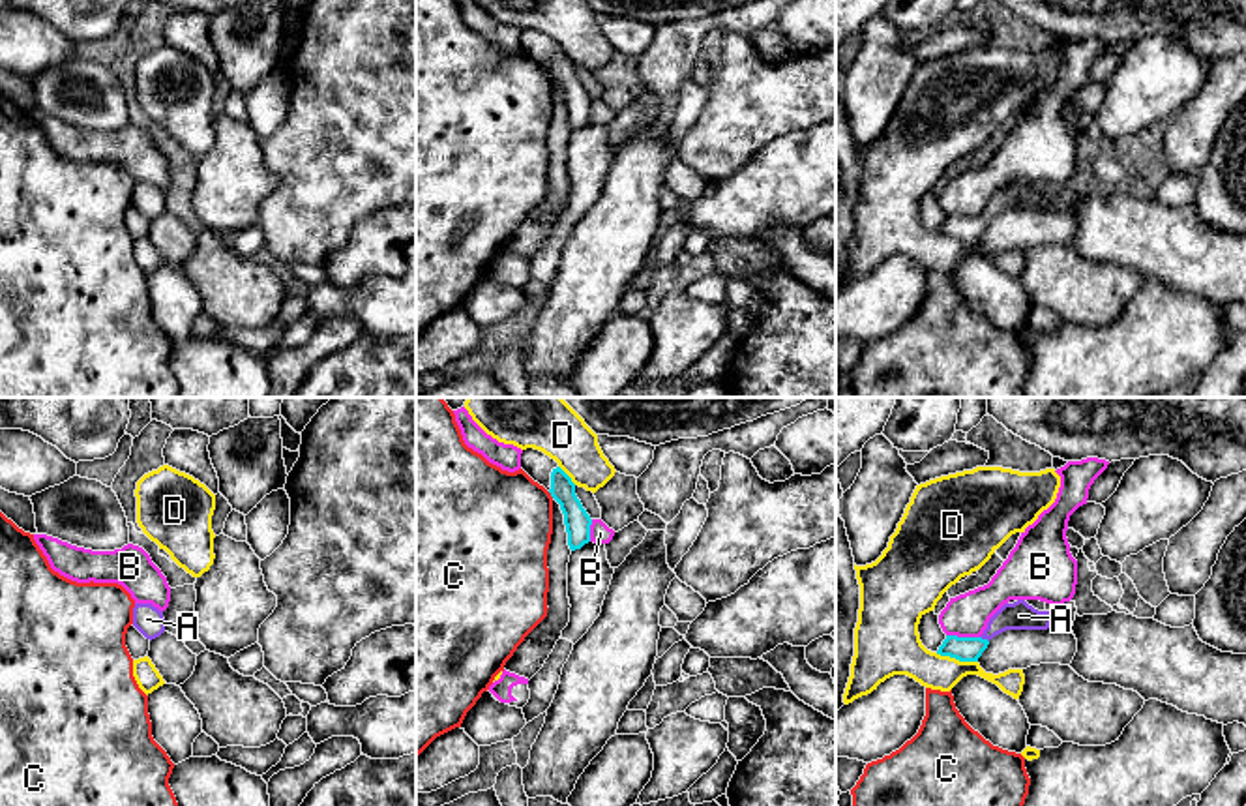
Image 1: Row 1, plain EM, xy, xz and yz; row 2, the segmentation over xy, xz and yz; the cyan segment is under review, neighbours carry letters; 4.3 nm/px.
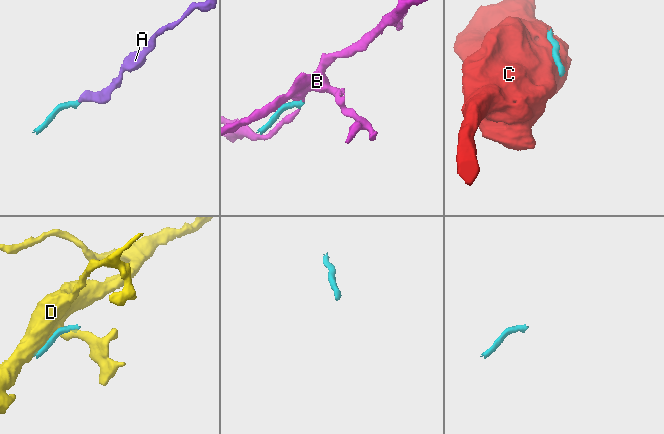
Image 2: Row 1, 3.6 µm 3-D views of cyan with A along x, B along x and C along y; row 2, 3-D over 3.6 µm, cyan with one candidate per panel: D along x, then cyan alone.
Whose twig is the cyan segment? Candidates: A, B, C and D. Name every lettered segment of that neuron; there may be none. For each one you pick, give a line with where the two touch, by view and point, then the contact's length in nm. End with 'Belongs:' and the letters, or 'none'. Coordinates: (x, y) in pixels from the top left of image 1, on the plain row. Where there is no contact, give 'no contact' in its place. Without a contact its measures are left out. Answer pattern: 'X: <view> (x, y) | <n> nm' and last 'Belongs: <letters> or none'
A: yz (984, 220) | 50 nm
Belongs: A

